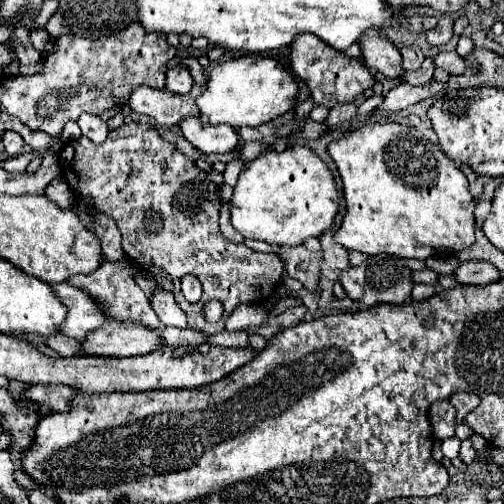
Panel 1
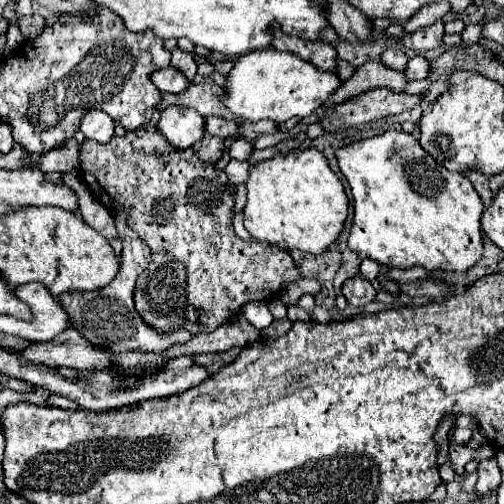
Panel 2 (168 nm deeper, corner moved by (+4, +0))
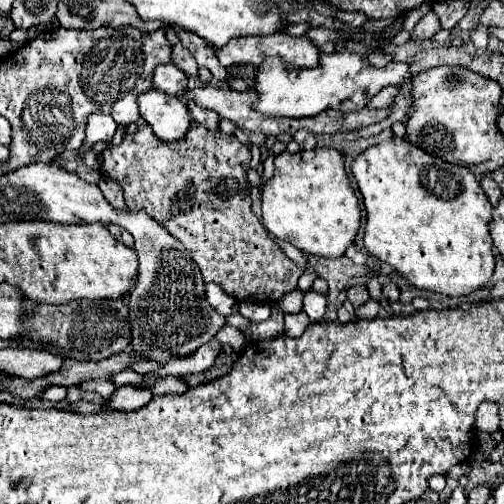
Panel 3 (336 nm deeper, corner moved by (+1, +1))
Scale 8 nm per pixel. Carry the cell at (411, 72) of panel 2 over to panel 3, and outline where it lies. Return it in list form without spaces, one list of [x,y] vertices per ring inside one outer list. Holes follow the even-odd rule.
[[[337,51],[331,55],[321,55],[319,67],[315,69],[287,69],[281,57],[267,57],[255,73],[255,93],[257,101],[253,109],[269,117],[313,117],[327,107],[341,109],[343,113],[363,109],[373,95],[377,95],[387,85],[401,85],[407,77],[407,63],[393,61],[391,65],[377,69],[365,59],[351,51]]]

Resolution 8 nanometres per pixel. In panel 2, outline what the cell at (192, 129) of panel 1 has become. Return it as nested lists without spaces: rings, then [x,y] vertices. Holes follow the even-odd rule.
[[[172,104],[160,112],[158,130],[168,144],[186,150],[204,138],[204,118],[192,108]]]

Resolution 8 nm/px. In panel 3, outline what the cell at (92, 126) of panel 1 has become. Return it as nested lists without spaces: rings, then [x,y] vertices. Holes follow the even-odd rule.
[[[93,113],[87,119],[87,139],[85,145],[93,145],[97,141],[111,141],[113,135],[117,131],[117,123],[111,121],[111,117],[103,115],[103,113]]]

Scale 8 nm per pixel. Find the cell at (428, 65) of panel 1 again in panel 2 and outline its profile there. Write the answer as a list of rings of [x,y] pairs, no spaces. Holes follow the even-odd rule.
[[[364,62],[362,66],[356,68],[354,76],[348,82],[344,82],[334,94],[340,104],[340,102],[344,102],[352,96],[358,96],[366,90],[372,90],[372,88],[390,88],[394,92],[402,92],[404,86],[406,86],[404,72],[388,70],[380,62]]]

